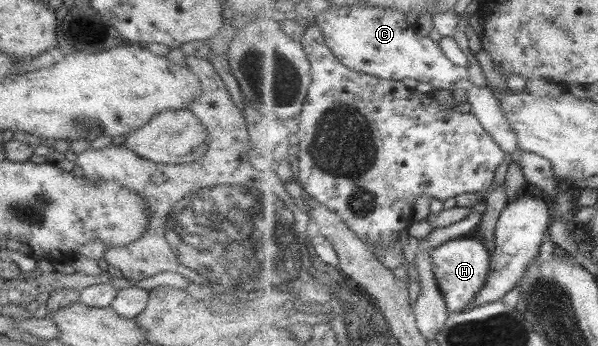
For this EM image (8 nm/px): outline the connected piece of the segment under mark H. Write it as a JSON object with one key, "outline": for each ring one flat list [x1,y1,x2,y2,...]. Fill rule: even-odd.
{"outline":[[474,232,460,238,455,238,433,249,431,252,433,269,439,282,439,287,445,296,450,313,469,309,471,302,475,302,479,292,487,284,491,270,492,254,483,245,483,240]]}

